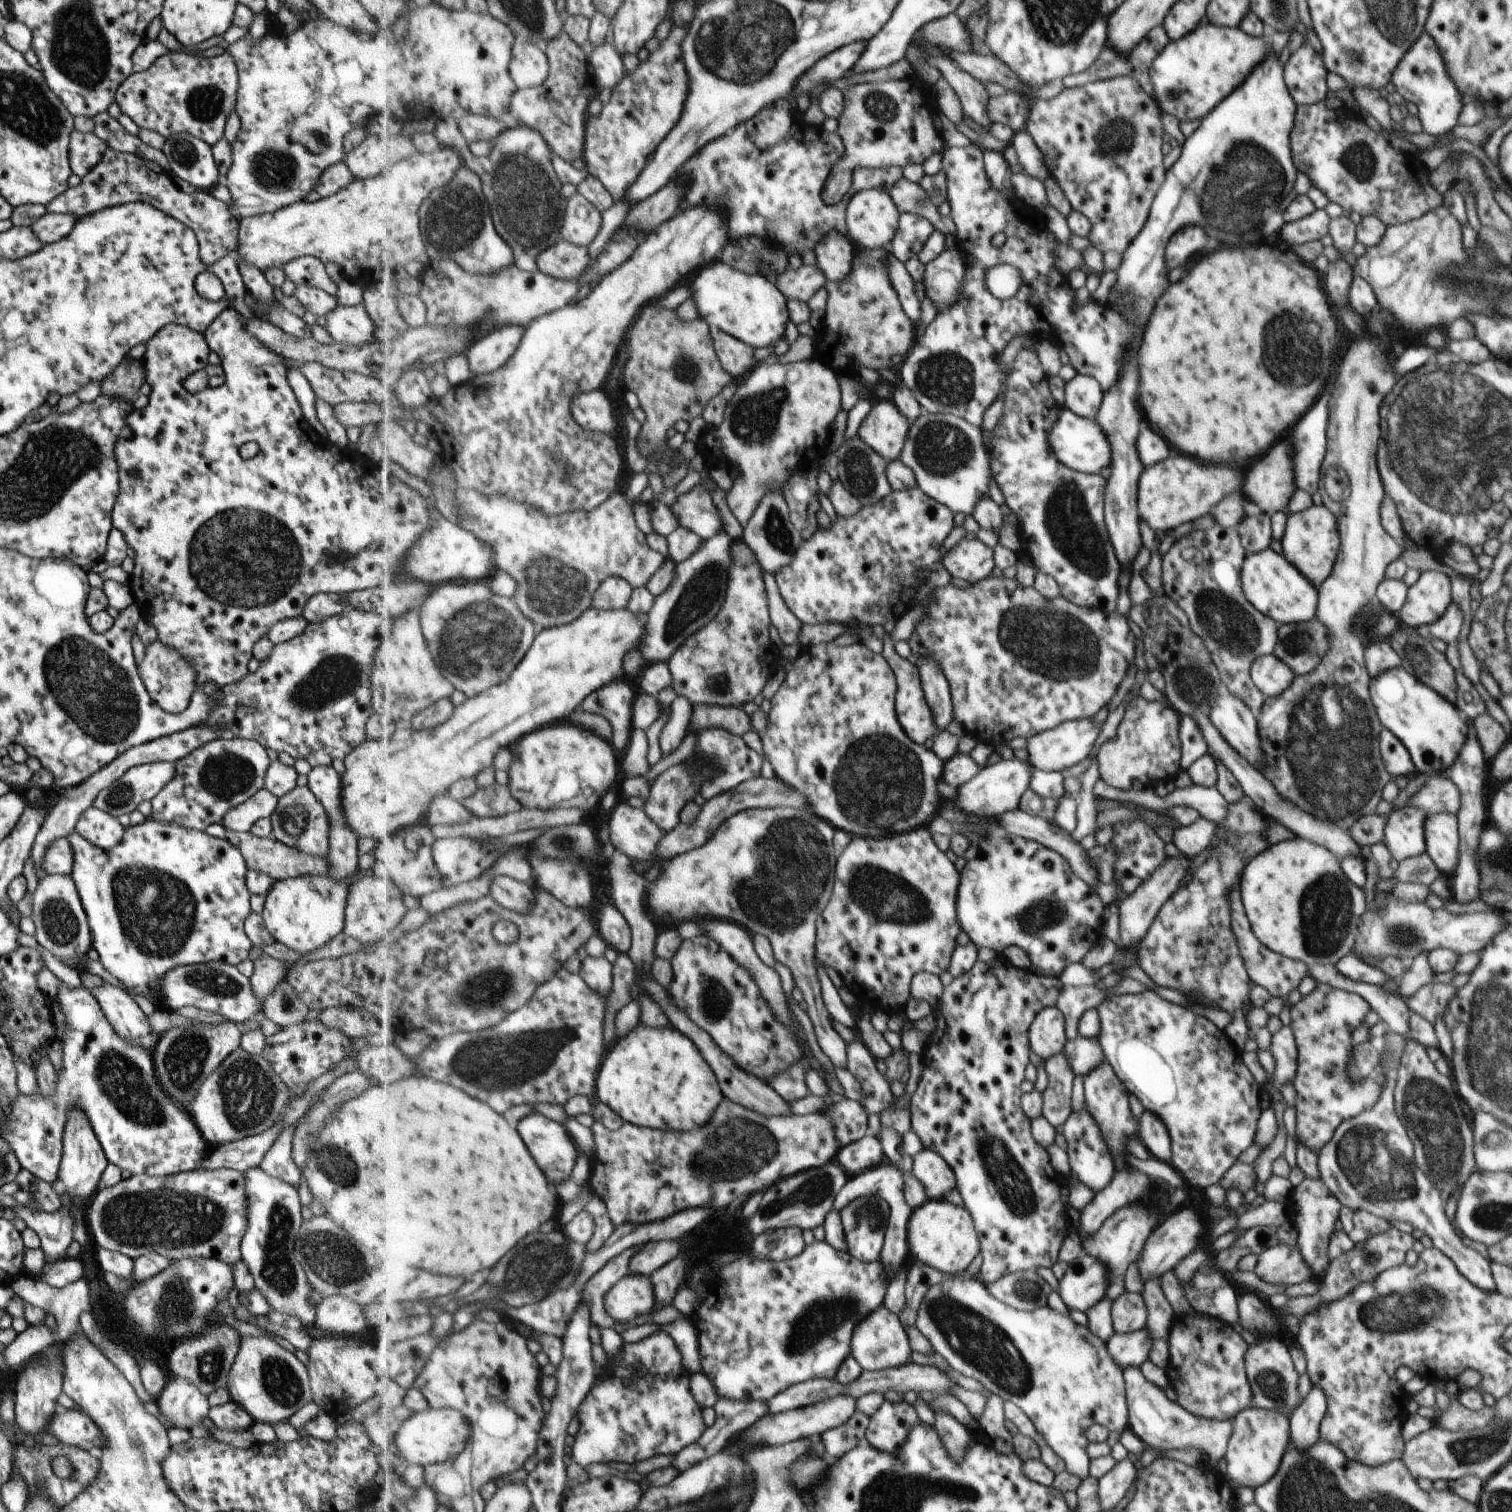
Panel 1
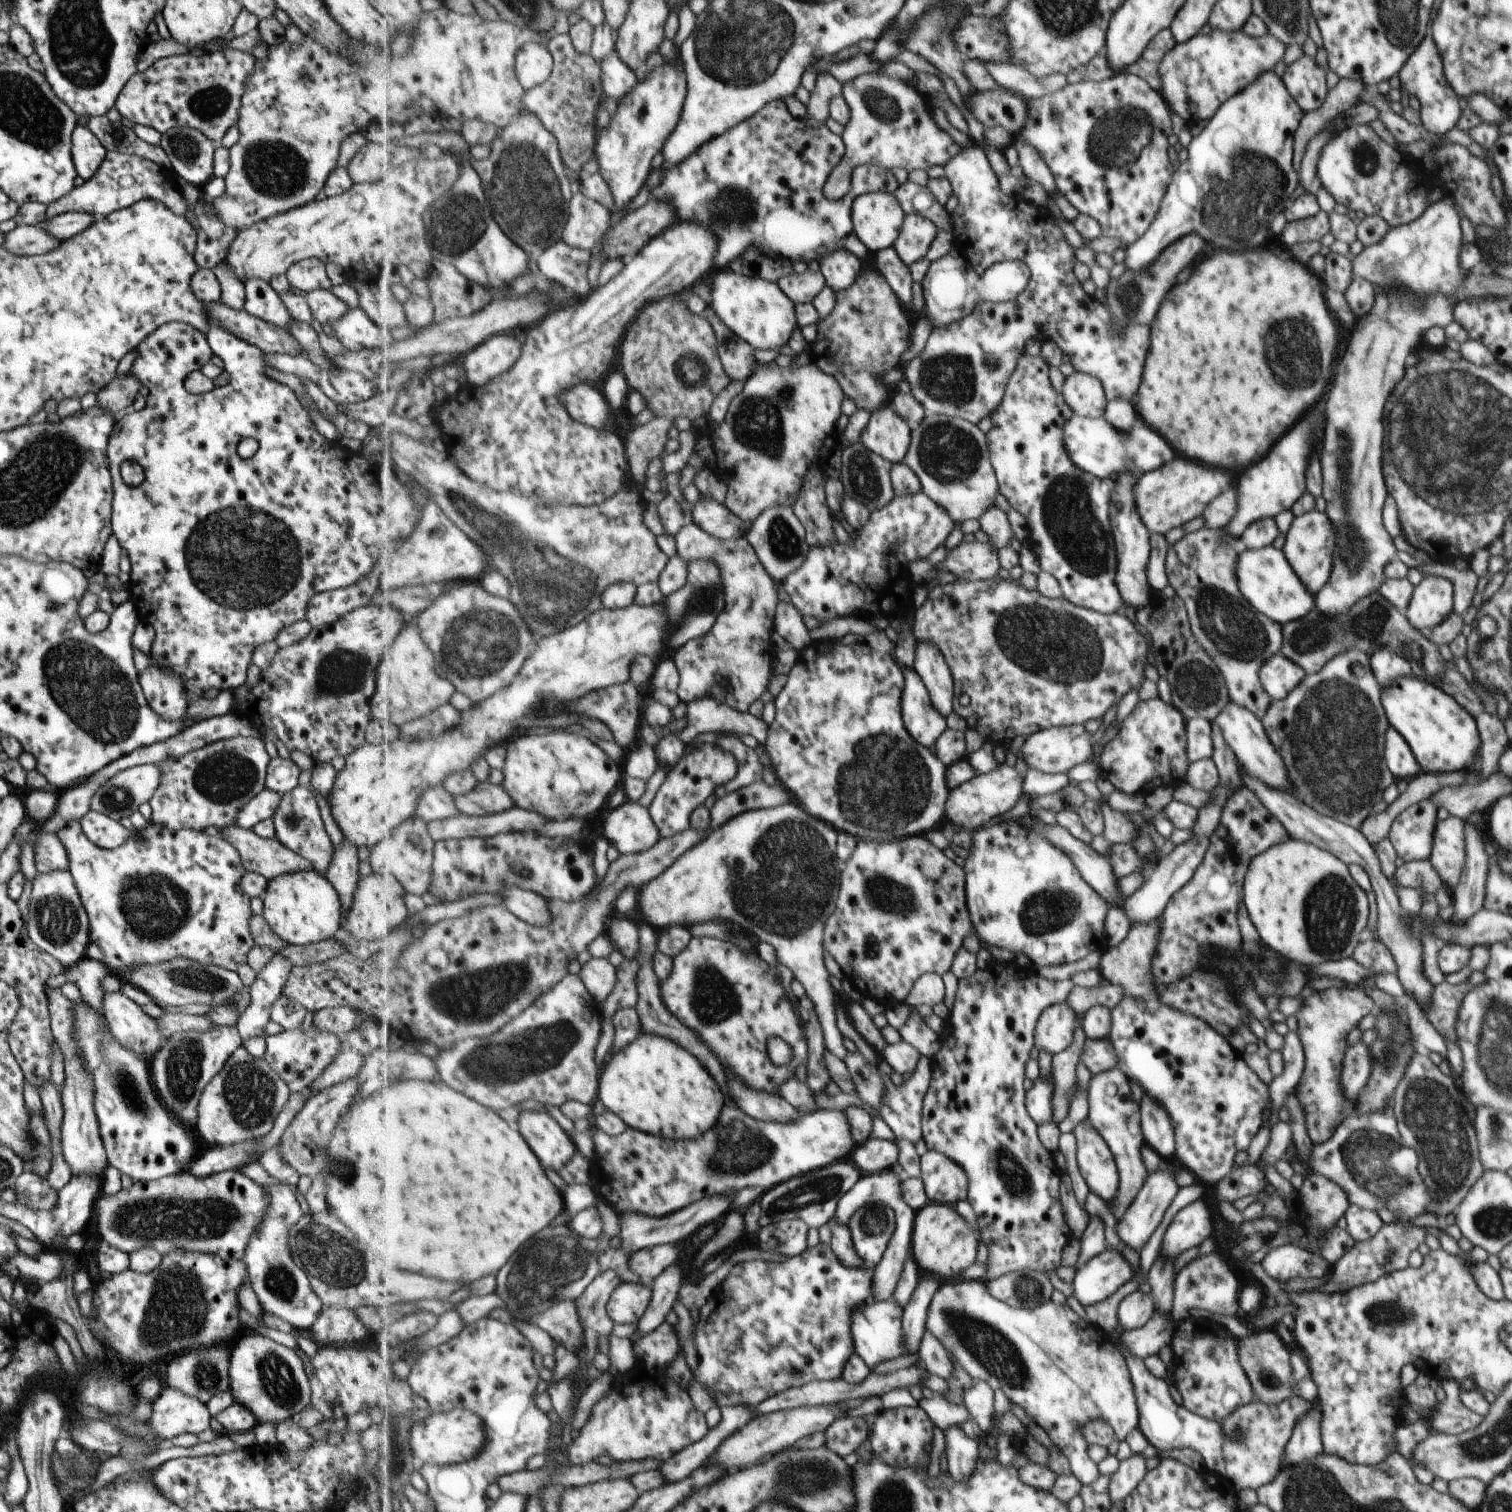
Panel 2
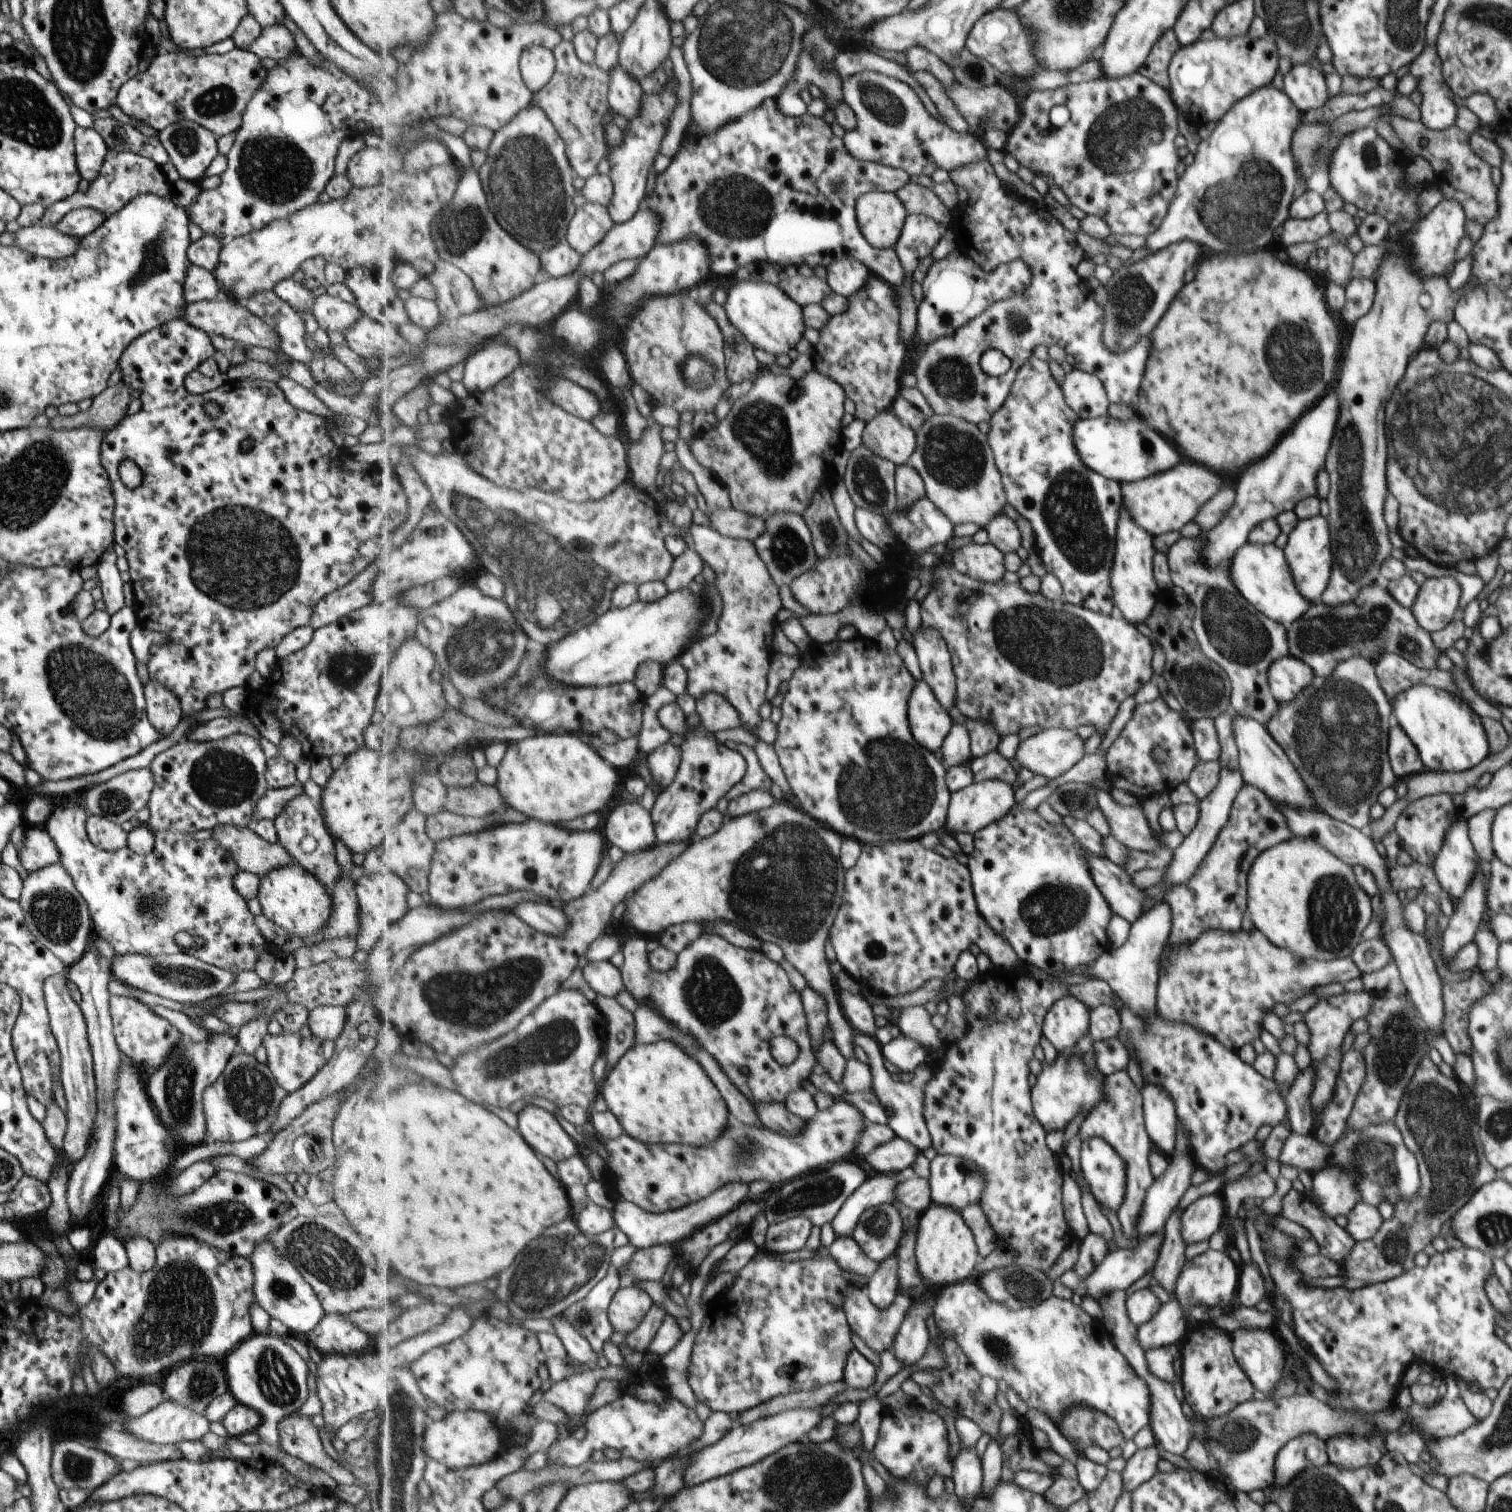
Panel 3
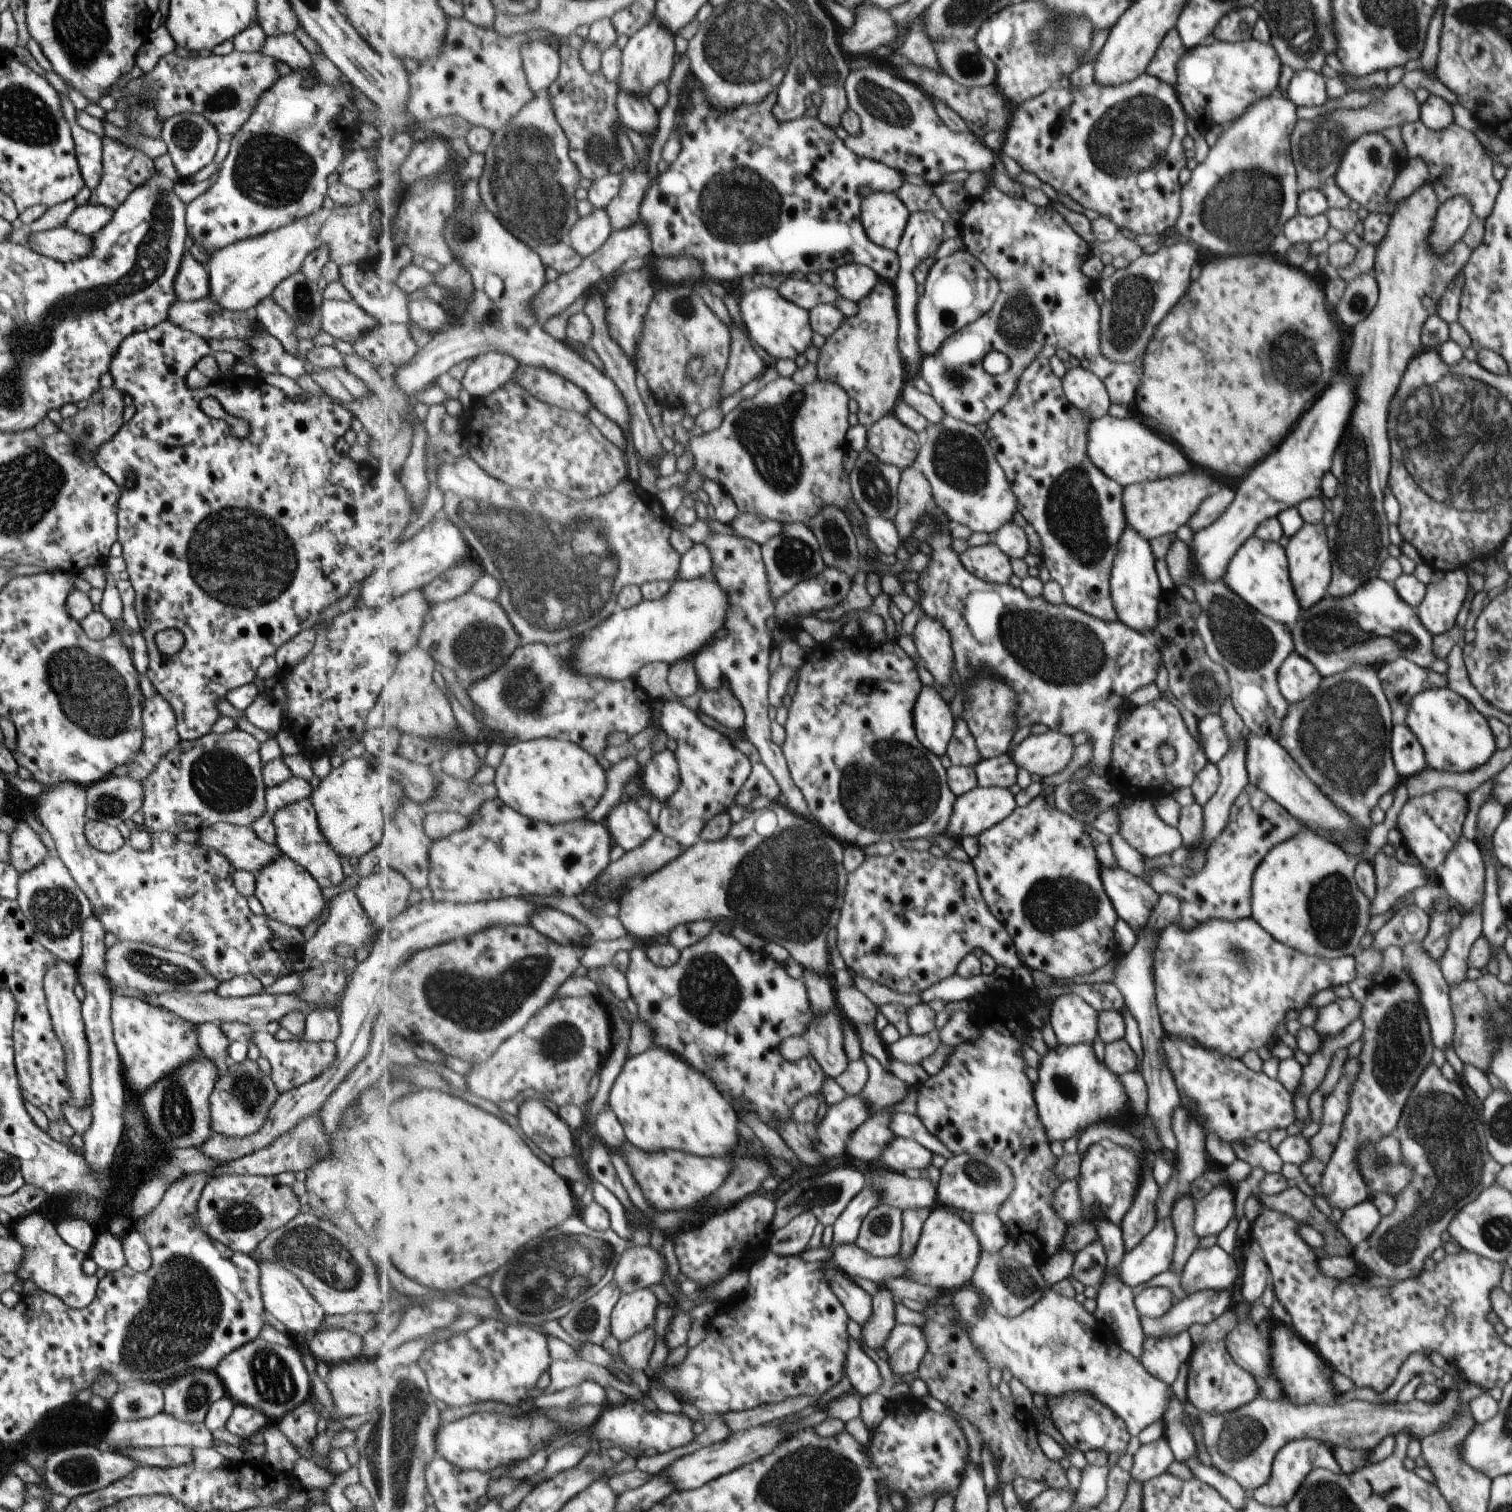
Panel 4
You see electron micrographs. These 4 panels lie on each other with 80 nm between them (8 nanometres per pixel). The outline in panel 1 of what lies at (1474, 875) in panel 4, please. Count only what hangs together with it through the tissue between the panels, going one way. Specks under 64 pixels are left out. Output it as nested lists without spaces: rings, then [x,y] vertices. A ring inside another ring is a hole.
[[[1451,813],[1428,814],[1424,819],[1424,852],[1441,874],[1451,874],[1458,863],[1458,822]]]

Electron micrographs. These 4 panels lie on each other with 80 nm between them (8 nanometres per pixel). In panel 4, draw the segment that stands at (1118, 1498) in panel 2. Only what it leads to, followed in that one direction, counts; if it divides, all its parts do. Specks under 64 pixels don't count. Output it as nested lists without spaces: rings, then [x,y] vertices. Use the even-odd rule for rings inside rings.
[[[1163,1437],[1157,1438],[1154,1442],[1139,1446],[1137,1452],[1132,1455],[1129,1478],[1143,1484],[1165,1473],[1173,1461],[1175,1458],[1167,1440]]]

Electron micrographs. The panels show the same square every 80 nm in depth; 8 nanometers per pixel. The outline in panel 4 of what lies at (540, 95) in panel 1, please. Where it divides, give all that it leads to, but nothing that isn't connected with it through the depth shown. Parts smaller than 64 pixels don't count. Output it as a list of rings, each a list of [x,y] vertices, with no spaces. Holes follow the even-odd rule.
[[[565,40],[558,46],[561,56],[561,72],[556,82],[549,86],[548,97],[555,110],[555,118],[568,134],[570,155],[584,178],[591,180],[608,175],[611,164],[621,161],[621,152],[617,146],[617,134],[621,120],[617,110],[618,82],[611,82],[602,71],[587,72],[582,64],[580,52],[567,44]]]

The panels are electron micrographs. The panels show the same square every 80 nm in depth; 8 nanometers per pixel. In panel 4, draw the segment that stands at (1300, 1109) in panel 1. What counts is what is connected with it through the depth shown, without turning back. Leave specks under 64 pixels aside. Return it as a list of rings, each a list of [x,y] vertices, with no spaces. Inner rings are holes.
[[[1335,998],[1331,1004],[1317,1008],[1317,1020],[1312,1026],[1320,1039],[1325,1035],[1337,1034],[1347,1024],[1361,1014],[1361,1003],[1355,1002],[1353,998]]]

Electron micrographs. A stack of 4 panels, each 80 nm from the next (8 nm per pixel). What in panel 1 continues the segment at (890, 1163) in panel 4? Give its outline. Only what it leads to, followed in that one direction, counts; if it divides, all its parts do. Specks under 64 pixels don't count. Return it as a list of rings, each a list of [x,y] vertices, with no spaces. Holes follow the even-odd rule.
[[[870,1133],[860,1141],[844,1146],[836,1160],[849,1176],[854,1176],[883,1164],[885,1157],[889,1158],[882,1140],[875,1133]]]

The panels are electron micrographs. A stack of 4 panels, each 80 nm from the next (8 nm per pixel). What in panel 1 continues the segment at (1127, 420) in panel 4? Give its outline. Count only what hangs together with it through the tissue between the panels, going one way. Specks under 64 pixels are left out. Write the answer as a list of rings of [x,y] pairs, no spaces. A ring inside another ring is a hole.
[[[1065,409],[1048,432],[1050,453],[1071,470],[1087,474],[1099,474],[1112,465],[1112,444],[1095,419],[1086,419]],[[1143,418],[1140,424],[1134,447],[1143,468],[1147,468],[1165,460],[1169,456],[1169,448],[1165,446],[1165,440],[1155,434]]]

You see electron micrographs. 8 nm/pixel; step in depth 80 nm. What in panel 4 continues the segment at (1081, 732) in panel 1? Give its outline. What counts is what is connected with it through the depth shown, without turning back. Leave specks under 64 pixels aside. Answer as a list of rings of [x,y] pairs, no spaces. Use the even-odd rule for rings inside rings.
[[[1048,730],[1044,734],[1029,735],[1014,748],[1010,758],[1017,767],[1024,768],[1029,774],[1037,774],[1037,776],[1045,778],[1059,774],[1071,762],[1073,752],[1075,752],[1075,744],[1071,742],[1070,735]]]

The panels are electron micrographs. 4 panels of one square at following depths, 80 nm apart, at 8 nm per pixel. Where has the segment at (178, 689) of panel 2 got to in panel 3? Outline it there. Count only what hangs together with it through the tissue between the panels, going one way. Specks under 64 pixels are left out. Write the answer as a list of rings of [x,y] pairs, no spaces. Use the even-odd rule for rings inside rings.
[[[147,678],[142,686],[145,700],[145,716],[162,733],[162,737],[169,735],[171,730],[179,724],[181,717],[181,704],[173,690],[167,690],[159,682]]]

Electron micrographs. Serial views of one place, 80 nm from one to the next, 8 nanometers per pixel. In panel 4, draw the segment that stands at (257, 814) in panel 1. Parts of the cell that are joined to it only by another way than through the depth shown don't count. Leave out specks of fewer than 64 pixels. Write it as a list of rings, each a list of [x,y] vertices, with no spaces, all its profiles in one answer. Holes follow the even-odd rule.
[[[291,776],[283,784],[267,789],[264,796],[265,811],[264,814],[272,815],[277,810],[282,809],[288,804],[293,804],[303,799],[309,799],[311,794],[311,784],[303,778]]]

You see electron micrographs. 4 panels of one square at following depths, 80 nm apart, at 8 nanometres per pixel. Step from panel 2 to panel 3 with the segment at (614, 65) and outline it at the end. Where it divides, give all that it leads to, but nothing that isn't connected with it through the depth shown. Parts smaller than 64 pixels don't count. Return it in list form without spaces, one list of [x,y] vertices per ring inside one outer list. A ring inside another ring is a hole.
[[[621,64],[609,72],[609,103],[613,112],[617,112],[627,121],[637,118],[643,108],[643,88],[639,80],[633,78]]]

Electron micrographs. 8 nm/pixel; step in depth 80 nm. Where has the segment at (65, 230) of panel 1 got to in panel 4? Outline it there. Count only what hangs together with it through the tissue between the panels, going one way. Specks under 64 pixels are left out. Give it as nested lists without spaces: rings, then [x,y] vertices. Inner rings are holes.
[[[87,202],[85,205],[73,209],[64,226],[73,232],[93,237],[98,230],[101,230],[108,223],[112,212],[112,208]]]

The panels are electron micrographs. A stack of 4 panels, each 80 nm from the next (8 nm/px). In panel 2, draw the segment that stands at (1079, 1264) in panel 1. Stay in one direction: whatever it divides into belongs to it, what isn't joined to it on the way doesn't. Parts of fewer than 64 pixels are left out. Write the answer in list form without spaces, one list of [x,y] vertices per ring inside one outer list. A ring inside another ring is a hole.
[[[1104,1248],[1091,1260],[1083,1262],[1081,1268],[1074,1266],[1074,1275],[1069,1283],[1072,1287],[1070,1296],[1085,1308],[1105,1300],[1131,1276],[1133,1270],[1129,1262],[1115,1250]]]

